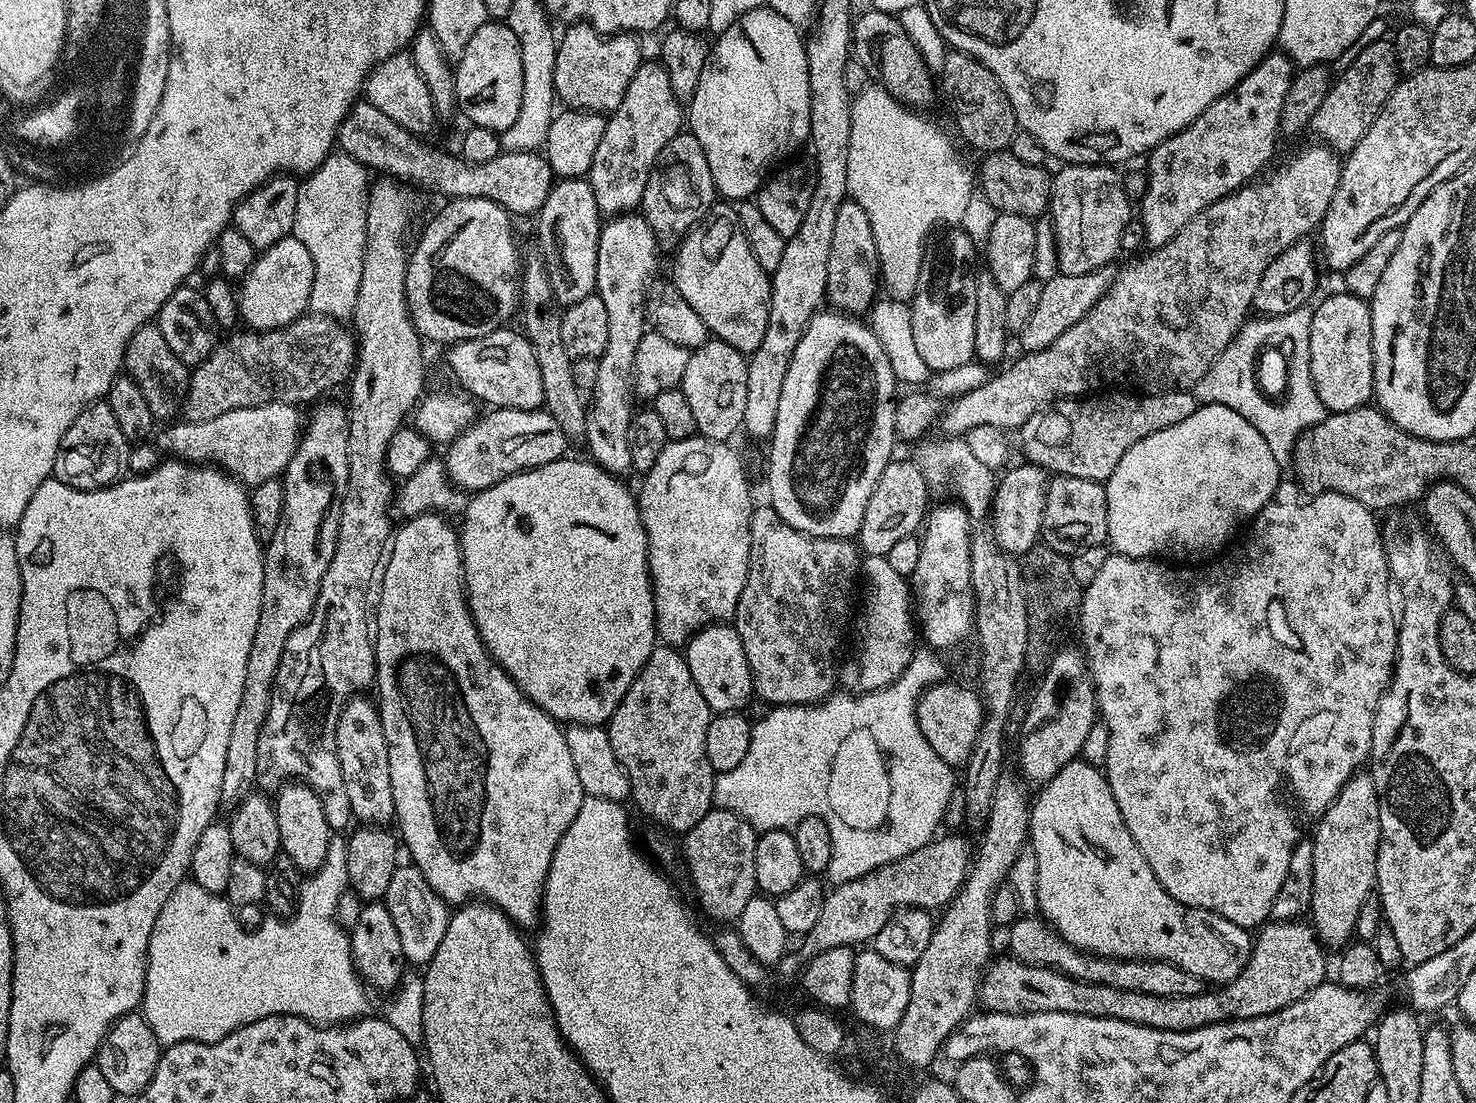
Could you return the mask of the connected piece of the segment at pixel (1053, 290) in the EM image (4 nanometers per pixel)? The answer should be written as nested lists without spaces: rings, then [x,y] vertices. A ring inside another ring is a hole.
[[[1105,266],[1081,276],[1057,274],[1052,280],[1044,282],[1038,306],[1035,307],[1028,324],[1019,333],[1021,349],[1024,352],[1037,352],[1050,346],[1050,342],[1054,342],[1054,338],[1066,334],[1066,330],[1070,330],[1070,326],[1074,326],[1074,322],[1081,320],[1098,302],[1098,298],[1102,298],[1104,291],[1112,285],[1113,275],[1113,269]]]

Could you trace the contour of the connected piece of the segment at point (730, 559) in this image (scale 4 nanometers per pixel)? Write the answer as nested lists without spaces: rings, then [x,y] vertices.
[[[699,434],[685,440],[669,440],[667,446],[658,454],[658,462],[648,472],[643,473],[638,488],[638,503],[642,526],[646,530],[648,543],[648,577],[652,580],[654,594],[654,610],[656,611],[656,634],[665,645],[684,646],[696,632],[700,632],[711,624],[723,624],[731,621],[736,614],[738,598],[742,598],[742,586],[746,586],[746,574],[750,562],[750,526],[752,525],[752,492],[748,489],[748,476],[744,473],[744,464],[738,453],[732,449],[731,443],[723,440],[707,440]]]

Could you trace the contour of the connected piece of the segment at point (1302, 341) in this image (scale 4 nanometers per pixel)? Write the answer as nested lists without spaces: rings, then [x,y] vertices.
[[[1304,306],[1296,308],[1292,313],[1298,314],[1298,334],[1294,336],[1298,338],[1296,340],[1298,364],[1296,364],[1294,378],[1302,378],[1302,390],[1292,390],[1290,404],[1276,408],[1264,402],[1252,386],[1252,378],[1260,378],[1260,364],[1264,356],[1270,352],[1276,352],[1276,348],[1280,346],[1286,334],[1290,338],[1292,324],[1288,320],[1288,312],[1281,316],[1264,314],[1256,318],[1260,320],[1252,318],[1244,323],[1236,333],[1236,337],[1226,346],[1226,350],[1222,350],[1220,357],[1208,367],[1206,374],[1202,374],[1194,389],[1195,397],[1200,404],[1230,406],[1230,410],[1242,414],[1242,418],[1246,418],[1250,426],[1254,426],[1254,430],[1258,430],[1258,434],[1266,438],[1266,446],[1270,446],[1270,451],[1274,453],[1274,458],[1281,466],[1291,461],[1292,451],[1296,449],[1296,438],[1303,432],[1307,432],[1309,428],[1313,428],[1318,422],[1322,422],[1326,415],[1324,404],[1318,398],[1318,390],[1314,390],[1314,382],[1310,375],[1310,348],[1306,348],[1306,336],[1304,336],[1306,320],[1312,320],[1312,318],[1304,316]]]

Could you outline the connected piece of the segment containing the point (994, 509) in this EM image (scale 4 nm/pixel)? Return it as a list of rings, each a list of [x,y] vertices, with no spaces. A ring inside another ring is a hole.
[[[1021,463],[1017,468],[1009,467],[1003,473],[1005,476],[999,477],[990,505],[991,539],[995,541],[1001,551],[1016,558],[1023,556],[1026,550],[1033,548],[1041,539],[1040,527],[1044,513],[1044,499],[1050,479],[1049,473],[1039,464]]]

